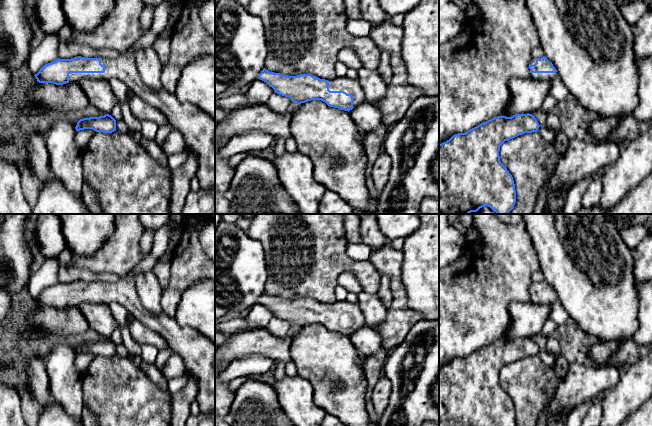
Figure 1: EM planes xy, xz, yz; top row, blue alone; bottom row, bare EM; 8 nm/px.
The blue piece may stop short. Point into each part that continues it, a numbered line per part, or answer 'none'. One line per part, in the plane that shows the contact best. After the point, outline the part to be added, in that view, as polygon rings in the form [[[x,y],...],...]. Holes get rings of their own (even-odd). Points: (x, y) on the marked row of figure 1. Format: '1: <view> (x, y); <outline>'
1: xy (198, 128); [[[126,54],[110,59],[101,58],[101,64],[105,66],[104,73],[70,73],[69,82],[78,82],[81,79],[104,79],[109,81],[116,78],[122,81],[136,96],[141,97],[146,103],[157,108],[167,118],[168,122],[182,133],[186,147],[192,150],[198,159],[196,177],[202,189],[215,187],[215,119],[195,105],[181,103],[174,93],[167,90],[154,90],[148,87],[141,79],[135,60]]]

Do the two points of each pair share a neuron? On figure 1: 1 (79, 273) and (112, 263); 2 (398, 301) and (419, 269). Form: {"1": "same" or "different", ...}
{"1": "different", "2": "different"}

